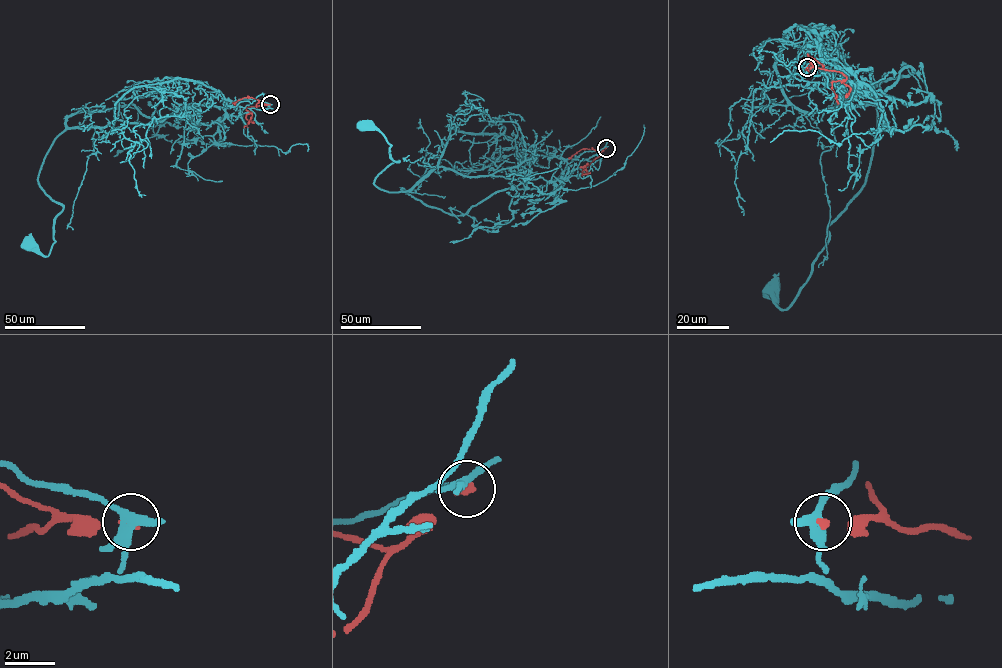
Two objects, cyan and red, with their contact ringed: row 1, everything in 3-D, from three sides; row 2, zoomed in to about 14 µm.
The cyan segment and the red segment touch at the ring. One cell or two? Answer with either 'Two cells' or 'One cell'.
Two cells

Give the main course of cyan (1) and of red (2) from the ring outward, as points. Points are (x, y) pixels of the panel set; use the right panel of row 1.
1: (806, 67), (846, 69), (861, 96), (837, 103), (875, 106), (877, 132), (798, 295), (781, 309), (771, 290)
2: (807, 67), (839, 71), (846, 76), (846, 80), (831, 83), (837, 104)

